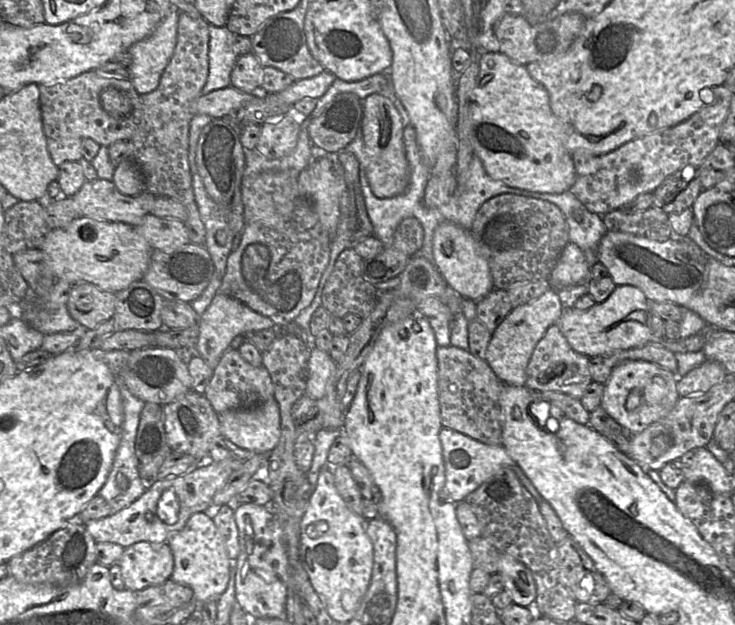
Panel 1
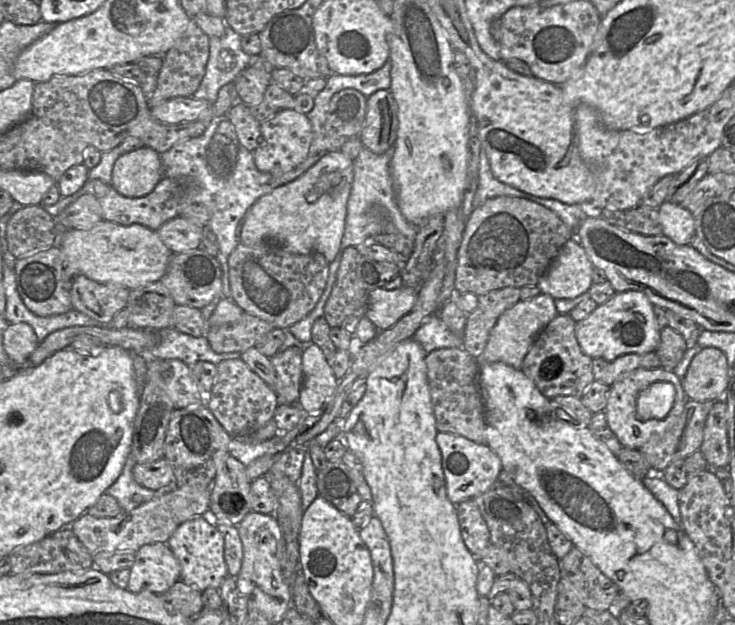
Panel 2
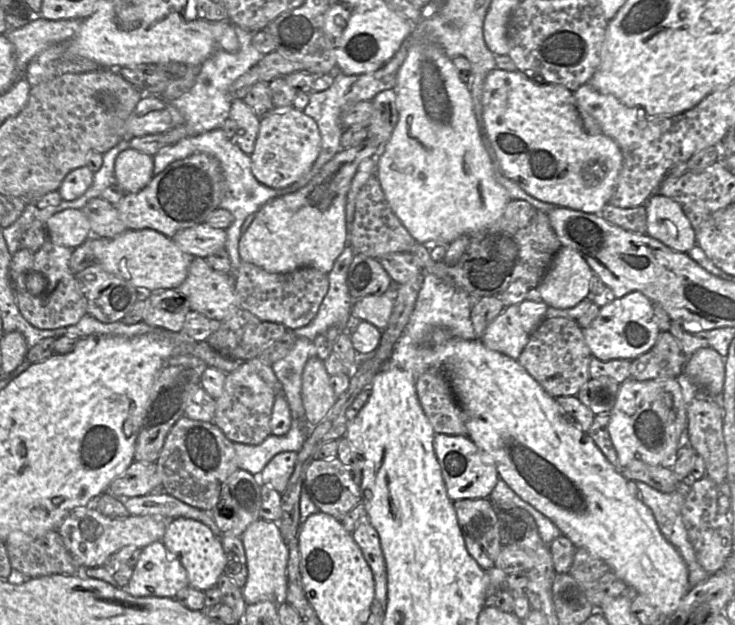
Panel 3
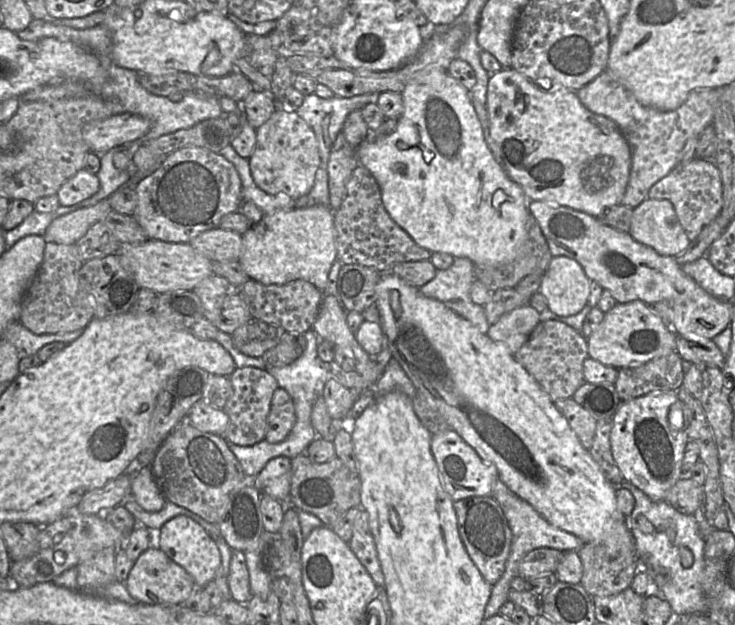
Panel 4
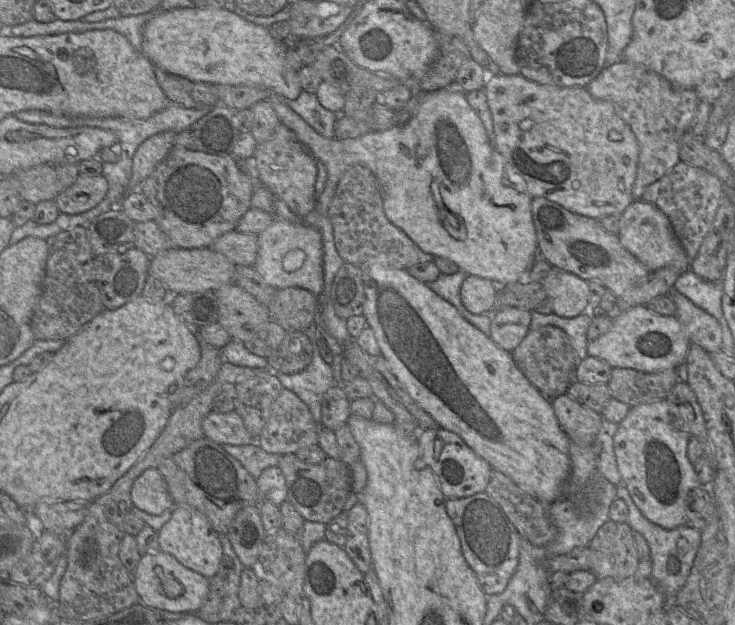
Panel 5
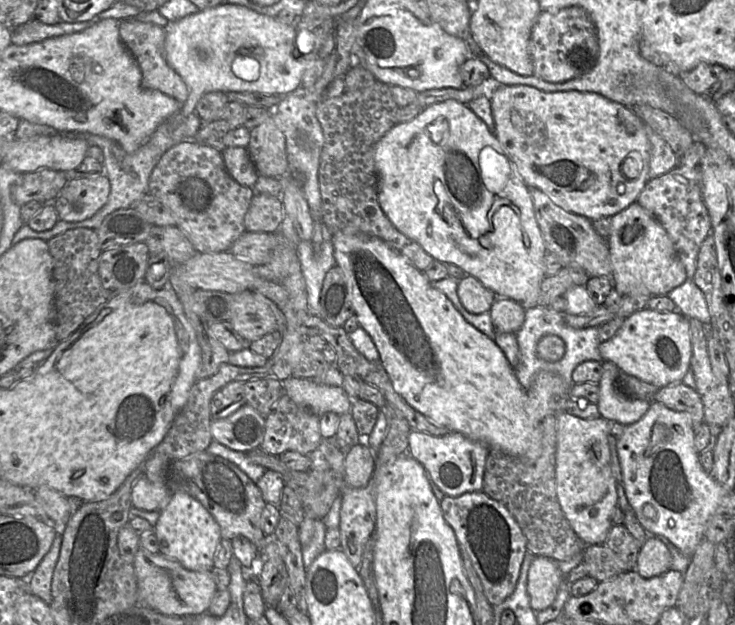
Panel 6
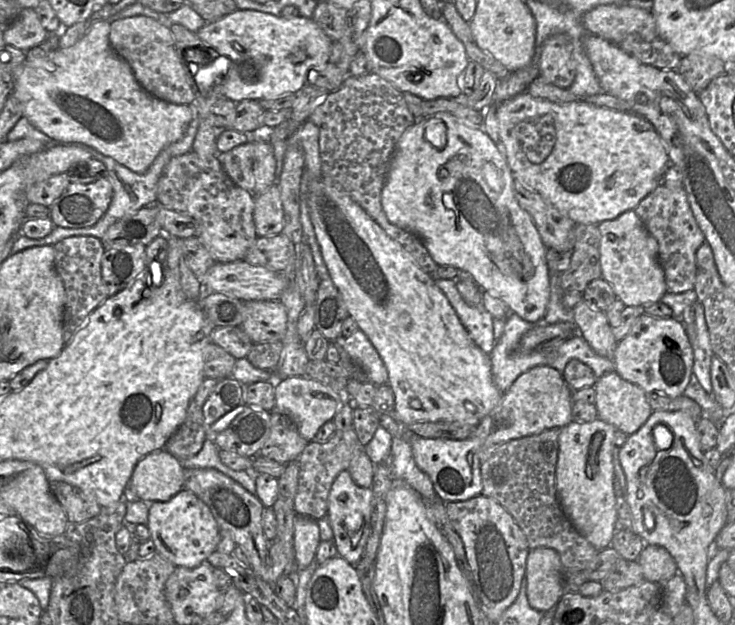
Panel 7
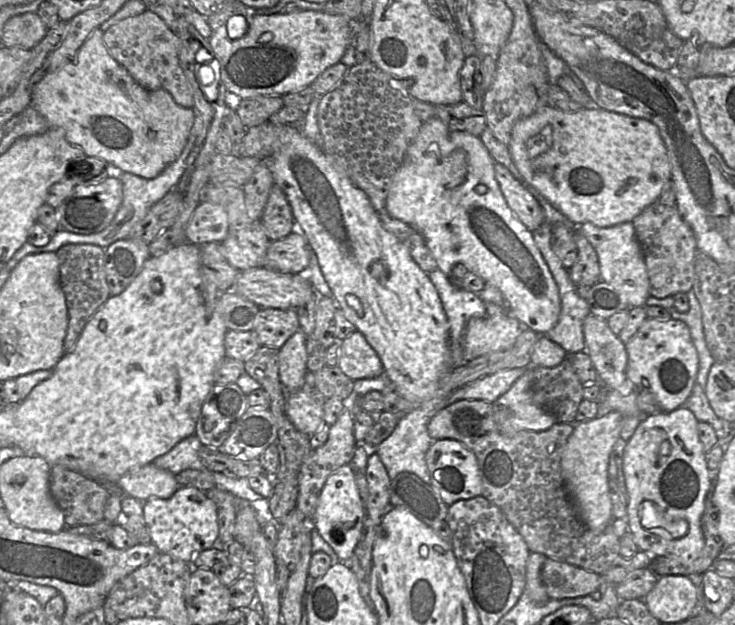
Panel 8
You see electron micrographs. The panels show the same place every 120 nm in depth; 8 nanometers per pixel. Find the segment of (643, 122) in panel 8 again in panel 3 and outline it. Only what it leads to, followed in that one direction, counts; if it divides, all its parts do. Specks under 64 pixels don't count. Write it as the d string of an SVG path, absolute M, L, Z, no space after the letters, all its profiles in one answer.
M493 69L487 75L482 92L483 119L492 146L497 154L502 173L516 182L526 193L540 201L556 206L579 210L585 213L600 214L603 207L609 203L618 183L622 168L623 155L617 143L607 136L599 123L578 103L574 93L561 84L539 84L519 71Z

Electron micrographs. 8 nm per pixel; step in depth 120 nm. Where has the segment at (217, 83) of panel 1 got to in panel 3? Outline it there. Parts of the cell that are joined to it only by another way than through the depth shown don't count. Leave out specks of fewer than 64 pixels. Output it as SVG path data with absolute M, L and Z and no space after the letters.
M233 25L233 29L239 41L239 50L236 53L228 53L218 47L201 64L201 70L194 86L180 98L166 100L184 117L184 126L188 129L188 135L200 135L213 129L222 129L224 121L229 118L233 101L229 95L229 87L264 56L252 44L252 35L254 33L250 33L237 25Z

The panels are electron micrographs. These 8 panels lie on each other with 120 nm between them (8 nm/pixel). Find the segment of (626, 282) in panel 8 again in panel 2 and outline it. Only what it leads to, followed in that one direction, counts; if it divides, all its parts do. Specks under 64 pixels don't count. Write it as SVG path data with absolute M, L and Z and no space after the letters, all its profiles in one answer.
M664 201L658 208L662 235L677 245L688 245L695 235L694 214L688 209Z

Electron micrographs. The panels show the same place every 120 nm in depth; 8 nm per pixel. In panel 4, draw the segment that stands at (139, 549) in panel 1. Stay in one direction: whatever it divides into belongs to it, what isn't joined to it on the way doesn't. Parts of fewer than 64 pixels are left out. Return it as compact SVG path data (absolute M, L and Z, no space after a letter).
M149 547L134 563L126 580L129 594L145 604L184 604L197 586L192 576L160 548Z

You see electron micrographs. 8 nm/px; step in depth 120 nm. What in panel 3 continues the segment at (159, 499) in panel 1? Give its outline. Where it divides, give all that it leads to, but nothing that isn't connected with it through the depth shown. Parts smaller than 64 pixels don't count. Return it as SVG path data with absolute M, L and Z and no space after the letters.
M94 506L75 509L56 529L71 556L83 569L103 567L108 559L124 547L145 548L161 541L167 526L173 519L161 516L134 516L110 518Z

